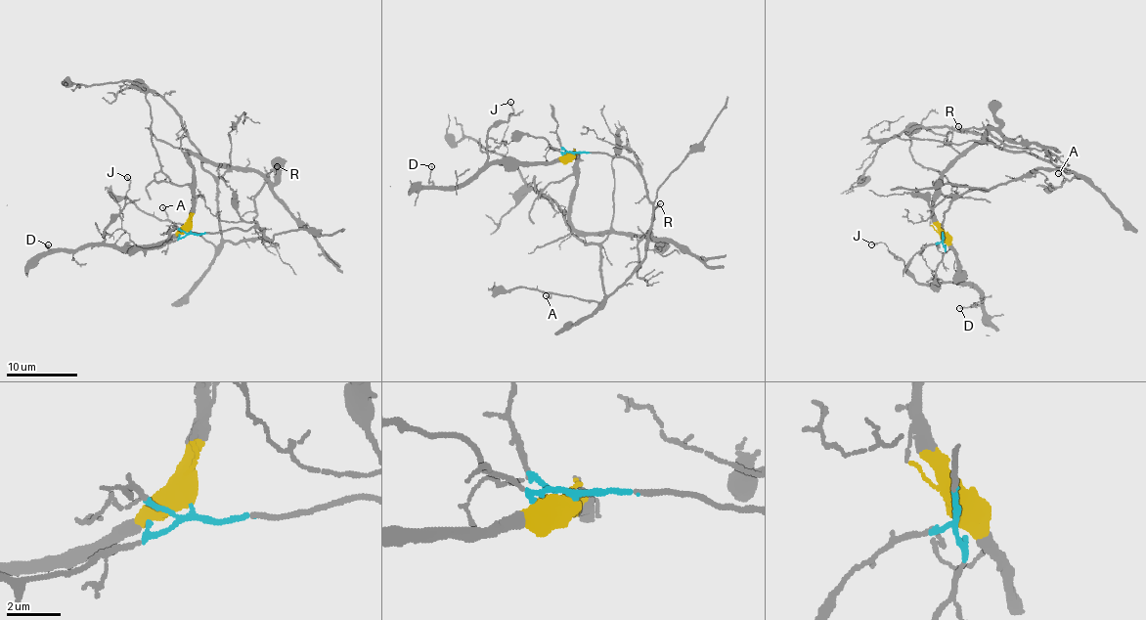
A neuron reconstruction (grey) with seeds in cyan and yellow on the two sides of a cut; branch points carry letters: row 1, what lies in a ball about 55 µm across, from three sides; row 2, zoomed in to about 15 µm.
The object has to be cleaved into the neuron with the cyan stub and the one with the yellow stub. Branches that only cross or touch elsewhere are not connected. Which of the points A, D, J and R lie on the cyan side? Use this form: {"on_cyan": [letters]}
{"on_cyan": ["A"]}

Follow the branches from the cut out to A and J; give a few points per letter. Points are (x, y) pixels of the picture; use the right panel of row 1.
A: (944, 237), (945, 213), (968, 190), (996, 187), (1035, 170), (1082, 178), (1064, 182), (1059, 173)
J: (944, 235), (955, 257), (957, 283), (922, 284), (885, 243), (872, 244)

